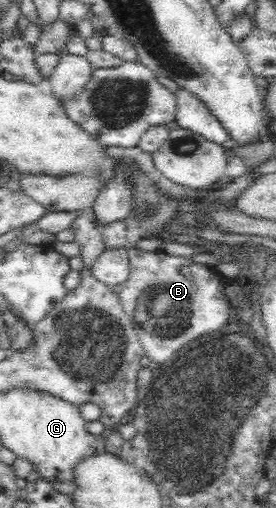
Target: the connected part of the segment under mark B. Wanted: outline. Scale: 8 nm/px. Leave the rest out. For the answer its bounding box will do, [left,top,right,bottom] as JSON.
[110,247,232,369]

